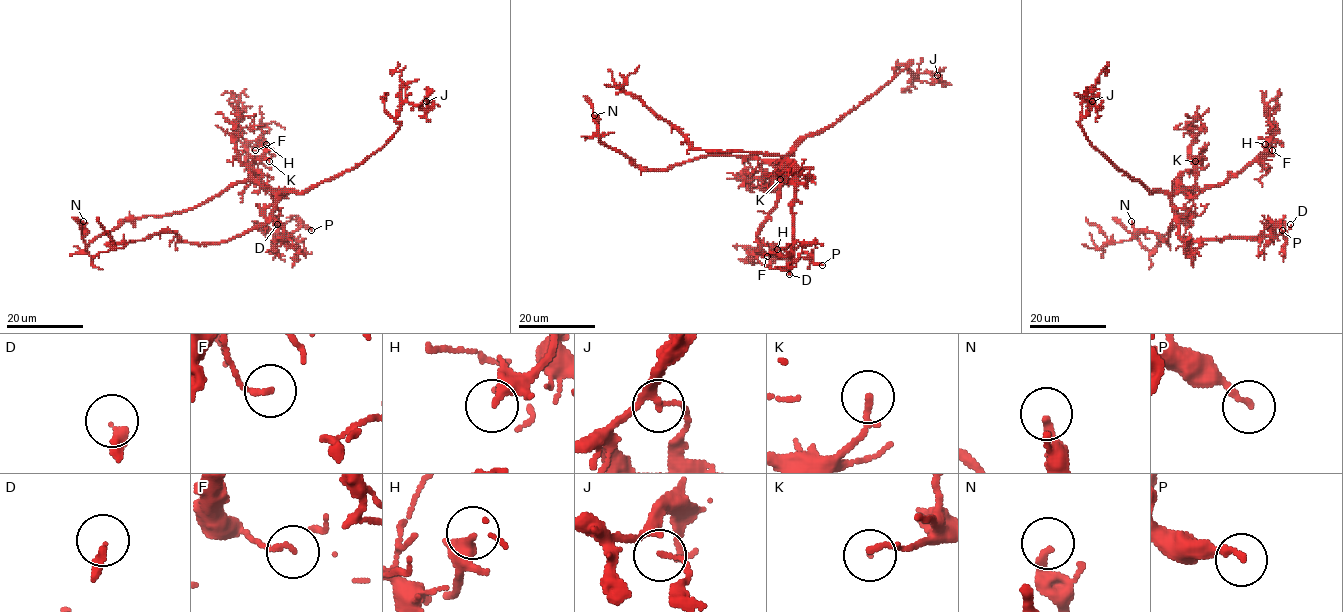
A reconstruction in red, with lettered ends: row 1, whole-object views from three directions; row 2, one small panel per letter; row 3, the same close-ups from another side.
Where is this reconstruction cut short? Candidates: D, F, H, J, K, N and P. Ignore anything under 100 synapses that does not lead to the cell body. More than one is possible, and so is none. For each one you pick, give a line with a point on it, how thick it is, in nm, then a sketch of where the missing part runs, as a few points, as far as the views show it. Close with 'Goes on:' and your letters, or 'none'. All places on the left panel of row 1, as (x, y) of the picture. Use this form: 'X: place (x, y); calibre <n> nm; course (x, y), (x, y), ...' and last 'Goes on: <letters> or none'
D: place (277, 224); calibre 240 nm; course (277, 224), (297, 216), (254, 211), (235, 222), (209, 223)
Goes on: D

